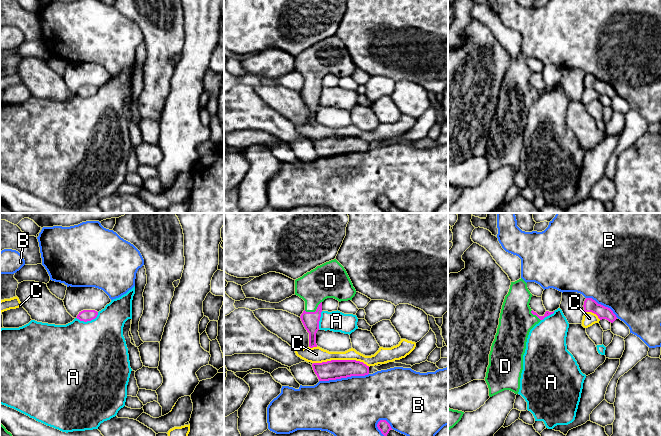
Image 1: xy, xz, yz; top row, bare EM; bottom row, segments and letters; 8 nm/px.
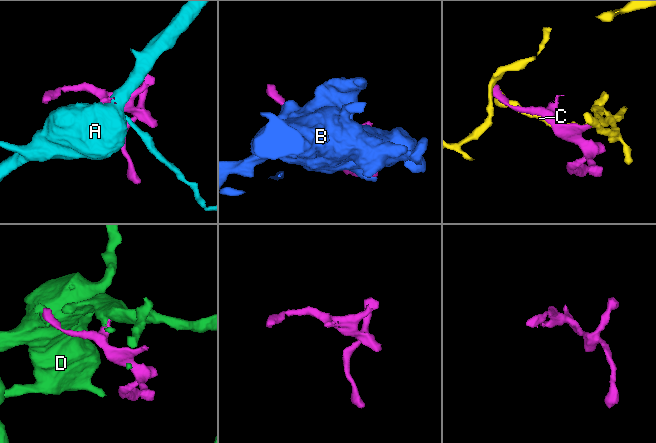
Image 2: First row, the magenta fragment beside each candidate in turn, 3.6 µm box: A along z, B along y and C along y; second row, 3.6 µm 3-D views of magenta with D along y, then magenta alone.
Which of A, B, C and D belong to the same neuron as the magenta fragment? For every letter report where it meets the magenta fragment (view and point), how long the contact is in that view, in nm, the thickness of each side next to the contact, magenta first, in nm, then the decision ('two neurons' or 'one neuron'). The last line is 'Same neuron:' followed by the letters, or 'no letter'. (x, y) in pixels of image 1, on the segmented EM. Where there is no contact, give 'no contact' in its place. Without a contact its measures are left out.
A: contact xy (88, 320); length 190 nm; calibres 100 and 480 nm; two neurons
B: contact xz (343, 377); length 400 nm; calibres 160 and 480 nm; two neurons
C: contact xz (341, 360); length 460 nm; calibres 160 and 130 nm; two neurons
D: contact xz (315, 311); length 160 nm; calibres 140 and 260 nm; one neuron
Same neuron: D

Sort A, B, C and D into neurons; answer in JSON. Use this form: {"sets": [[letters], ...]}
{"sets": [["A"], ["B"], ["C"], ["D"]]}

